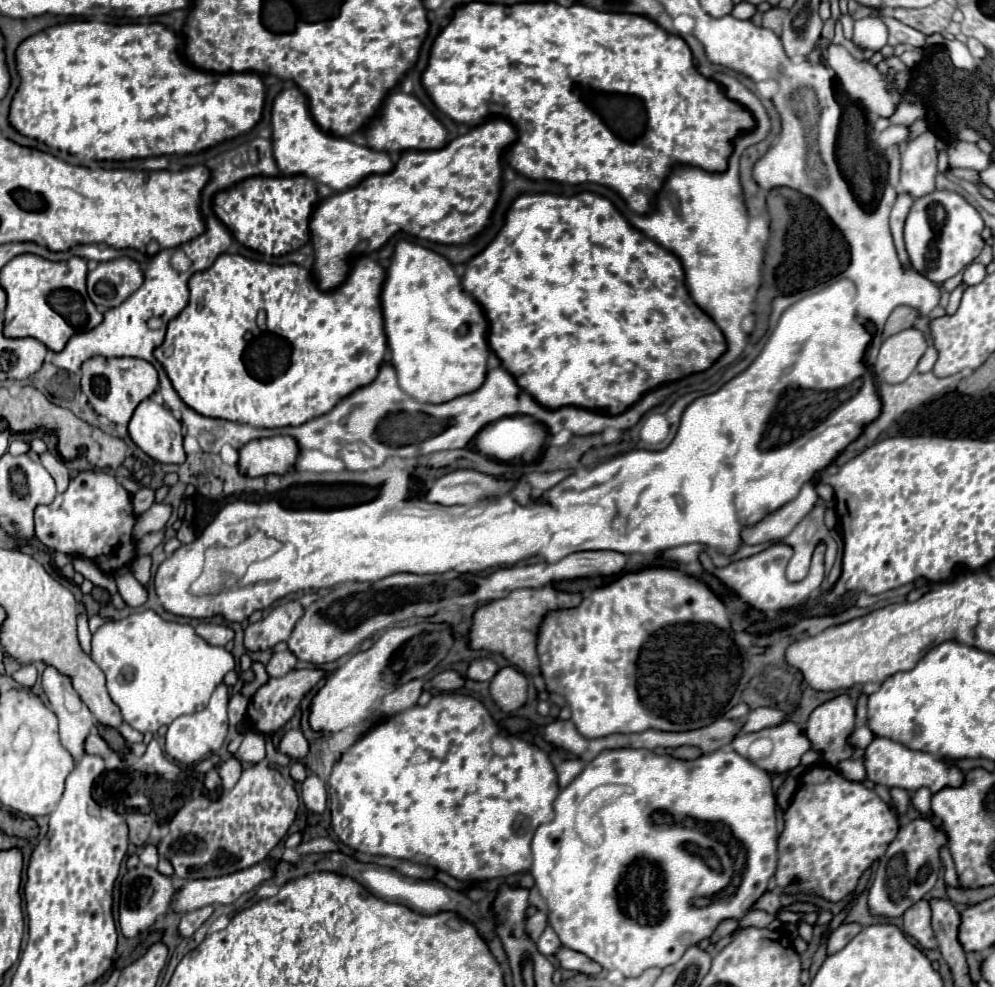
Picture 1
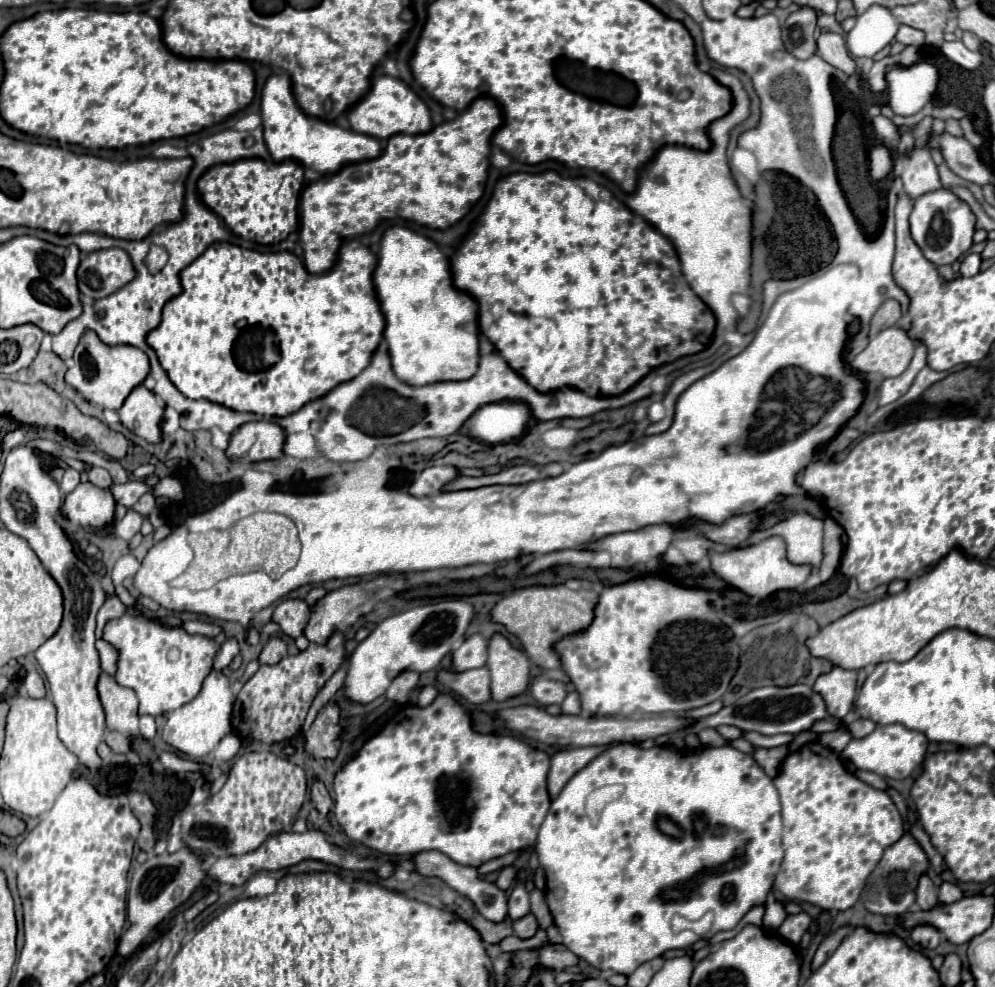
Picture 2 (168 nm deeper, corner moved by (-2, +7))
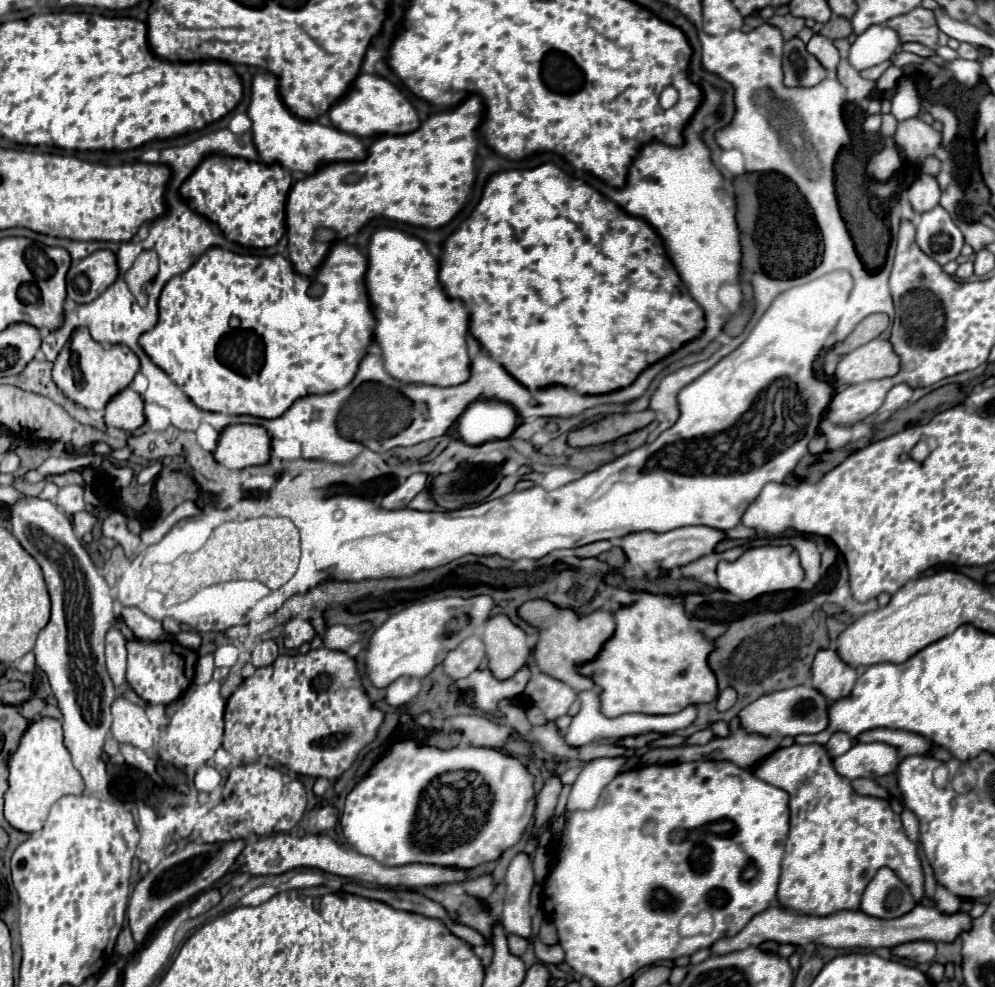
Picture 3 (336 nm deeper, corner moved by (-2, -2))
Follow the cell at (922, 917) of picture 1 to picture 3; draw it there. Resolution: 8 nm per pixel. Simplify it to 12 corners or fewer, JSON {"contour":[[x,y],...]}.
{"contour":[[910,941],[892,953],[916,963],[930,963],[936,955],[932,941]]}

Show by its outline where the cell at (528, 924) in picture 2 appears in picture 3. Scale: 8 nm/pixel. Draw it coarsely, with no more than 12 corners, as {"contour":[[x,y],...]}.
{"contour":[[508,935],[508,949],[512,955],[522,955],[528,941],[518,935]]}

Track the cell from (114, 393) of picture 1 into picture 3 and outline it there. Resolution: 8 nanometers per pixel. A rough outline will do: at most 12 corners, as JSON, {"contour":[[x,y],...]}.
{"contour":[[86,327],[56,357],[52,379],[74,403],[104,409],[140,361]]}

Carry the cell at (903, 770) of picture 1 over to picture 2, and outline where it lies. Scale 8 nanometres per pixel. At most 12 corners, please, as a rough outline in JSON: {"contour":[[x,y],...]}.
{"contour":[[900,724],[852,740],[842,756],[860,770],[906,780],[928,740]]}

